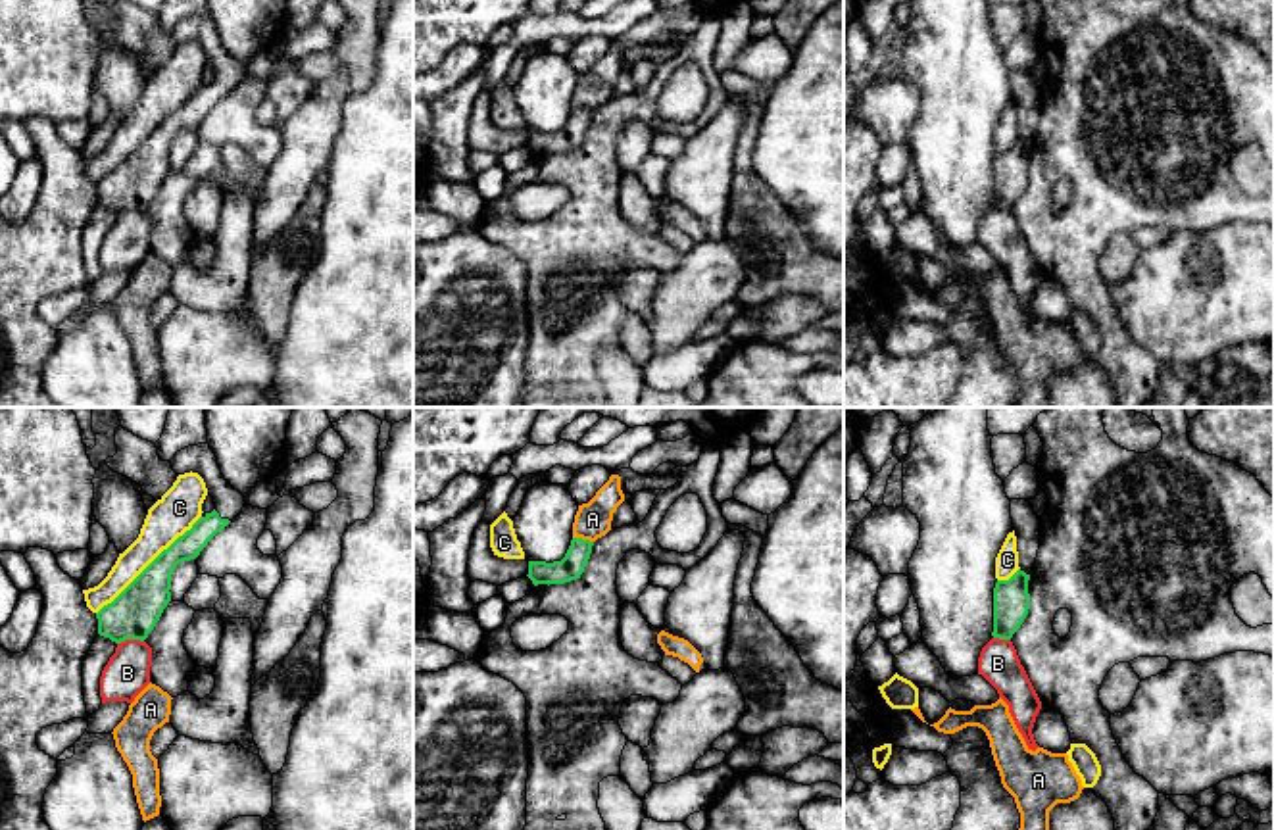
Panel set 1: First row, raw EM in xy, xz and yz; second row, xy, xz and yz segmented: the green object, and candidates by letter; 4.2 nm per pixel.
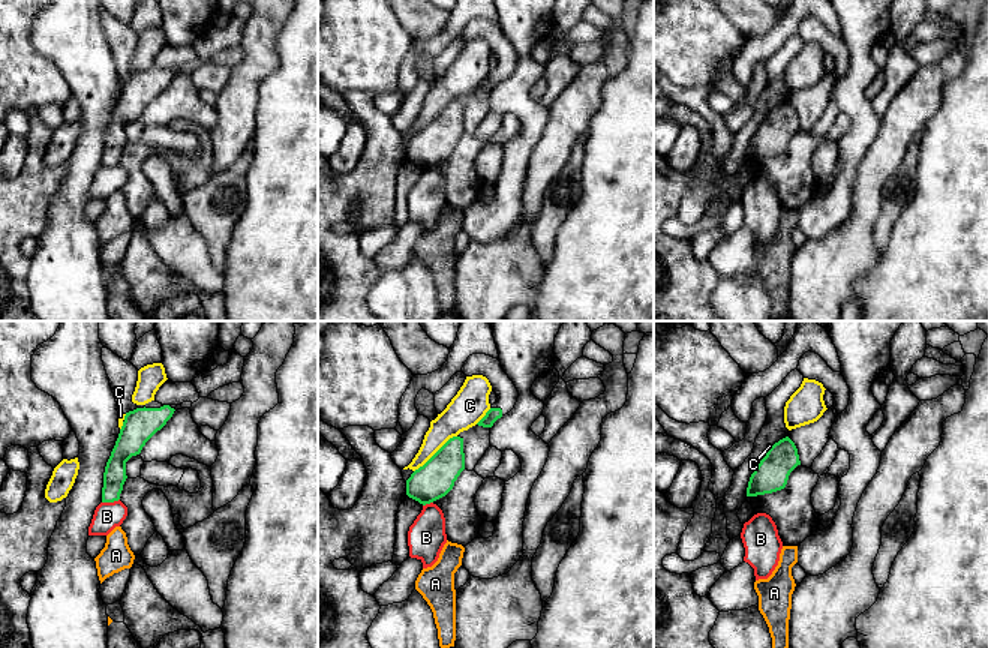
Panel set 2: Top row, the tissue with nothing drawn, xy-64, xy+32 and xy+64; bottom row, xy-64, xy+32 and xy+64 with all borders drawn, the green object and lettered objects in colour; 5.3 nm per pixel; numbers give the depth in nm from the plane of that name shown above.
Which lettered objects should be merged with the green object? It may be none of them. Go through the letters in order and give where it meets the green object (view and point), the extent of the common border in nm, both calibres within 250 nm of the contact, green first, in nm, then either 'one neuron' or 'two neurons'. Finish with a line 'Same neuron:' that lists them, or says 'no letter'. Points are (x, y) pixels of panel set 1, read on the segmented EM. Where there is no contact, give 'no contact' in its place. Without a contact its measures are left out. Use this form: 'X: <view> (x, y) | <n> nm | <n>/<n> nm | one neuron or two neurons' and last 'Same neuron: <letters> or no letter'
A: xz (581, 538) | 90 nm | 100/150 nm | two neurons
B: xy (129, 638) | 110 nm | 200/190 nm | two neurons
C: xy (150, 563) | 600 nm | 200/180 nm | two neurons
Same neuron: no letter

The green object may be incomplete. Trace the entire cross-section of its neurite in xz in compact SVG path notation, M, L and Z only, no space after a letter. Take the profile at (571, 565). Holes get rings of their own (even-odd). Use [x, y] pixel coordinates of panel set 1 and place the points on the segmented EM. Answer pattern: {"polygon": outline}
{"polygon": "M573 538L571 546L561 561L528 561L528 578L538 584L565 584L580 578L590 559L594 542Z"}

